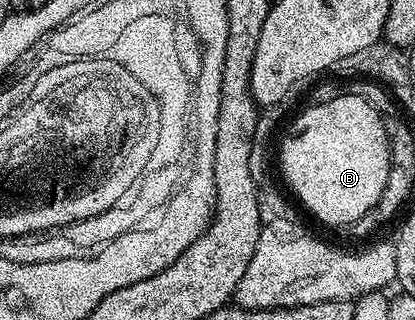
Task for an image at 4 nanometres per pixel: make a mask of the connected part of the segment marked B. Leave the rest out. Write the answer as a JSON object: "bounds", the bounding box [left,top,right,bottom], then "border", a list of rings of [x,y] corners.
{"bounds":[282,92,390,228],"border":[[[339,92],[327,102],[308,107],[282,138],[282,174],[294,189],[295,196],[302,201],[303,208],[326,226],[348,228],[367,214],[376,200],[380,200],[384,184],[388,184],[389,171],[390,145],[384,120],[376,108],[360,96]]]}

